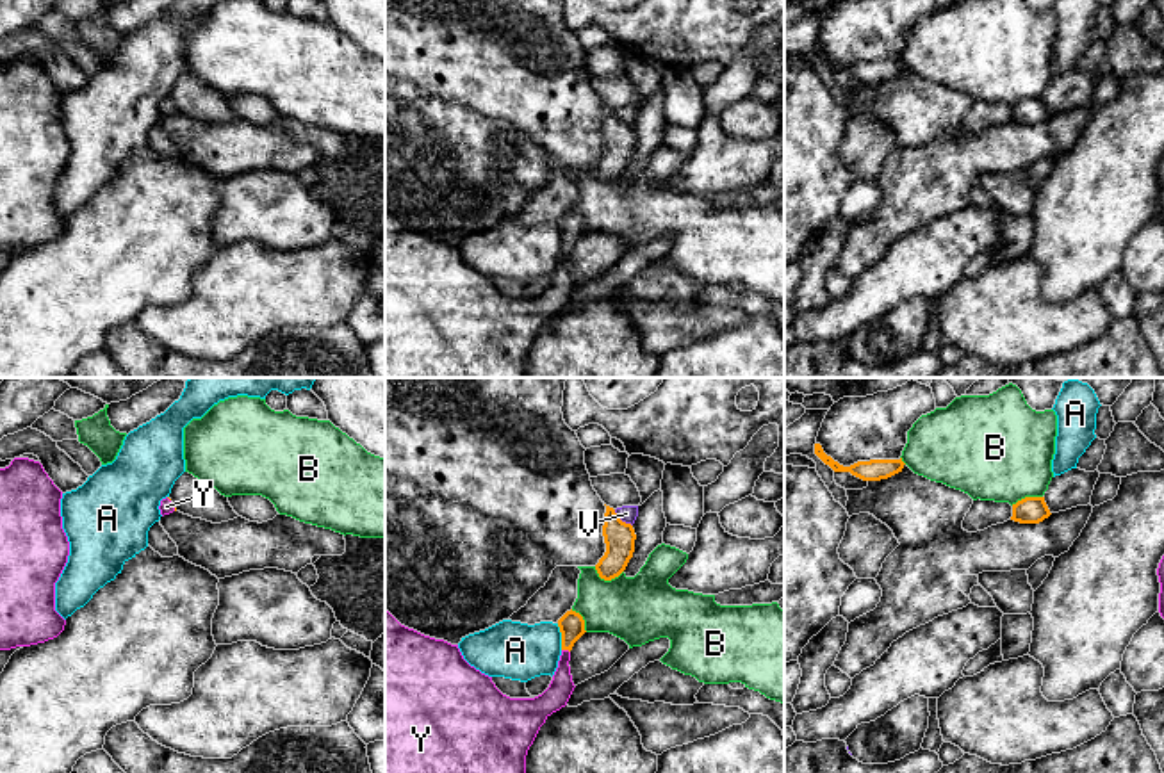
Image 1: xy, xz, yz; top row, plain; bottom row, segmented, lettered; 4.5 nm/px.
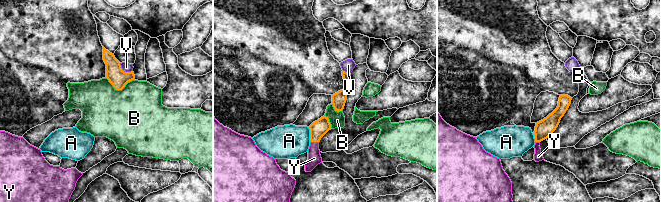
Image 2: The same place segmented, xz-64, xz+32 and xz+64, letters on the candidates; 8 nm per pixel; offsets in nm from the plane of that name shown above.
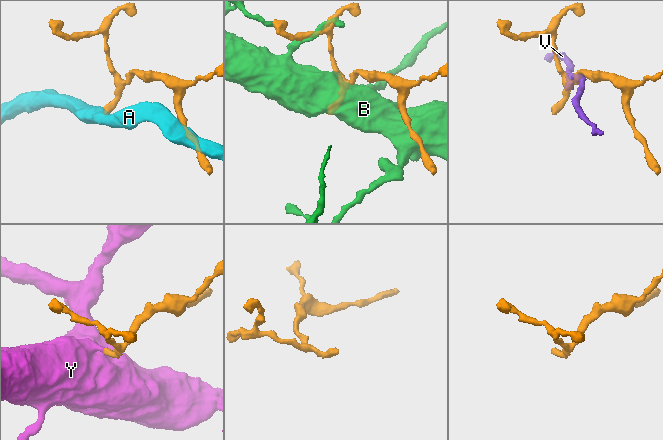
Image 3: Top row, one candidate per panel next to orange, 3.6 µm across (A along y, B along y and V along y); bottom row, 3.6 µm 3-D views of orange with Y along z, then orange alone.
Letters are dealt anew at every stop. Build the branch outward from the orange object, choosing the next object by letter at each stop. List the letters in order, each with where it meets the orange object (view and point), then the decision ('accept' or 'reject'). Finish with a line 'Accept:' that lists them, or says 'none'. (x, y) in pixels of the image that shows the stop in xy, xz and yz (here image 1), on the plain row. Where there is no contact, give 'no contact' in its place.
A: contact xz (562, 237); reject
B: contact xz (606, 180); reject
V: contact xz (621, 122); reject
Y: contact xz (565, 250); accept
Accept: Y

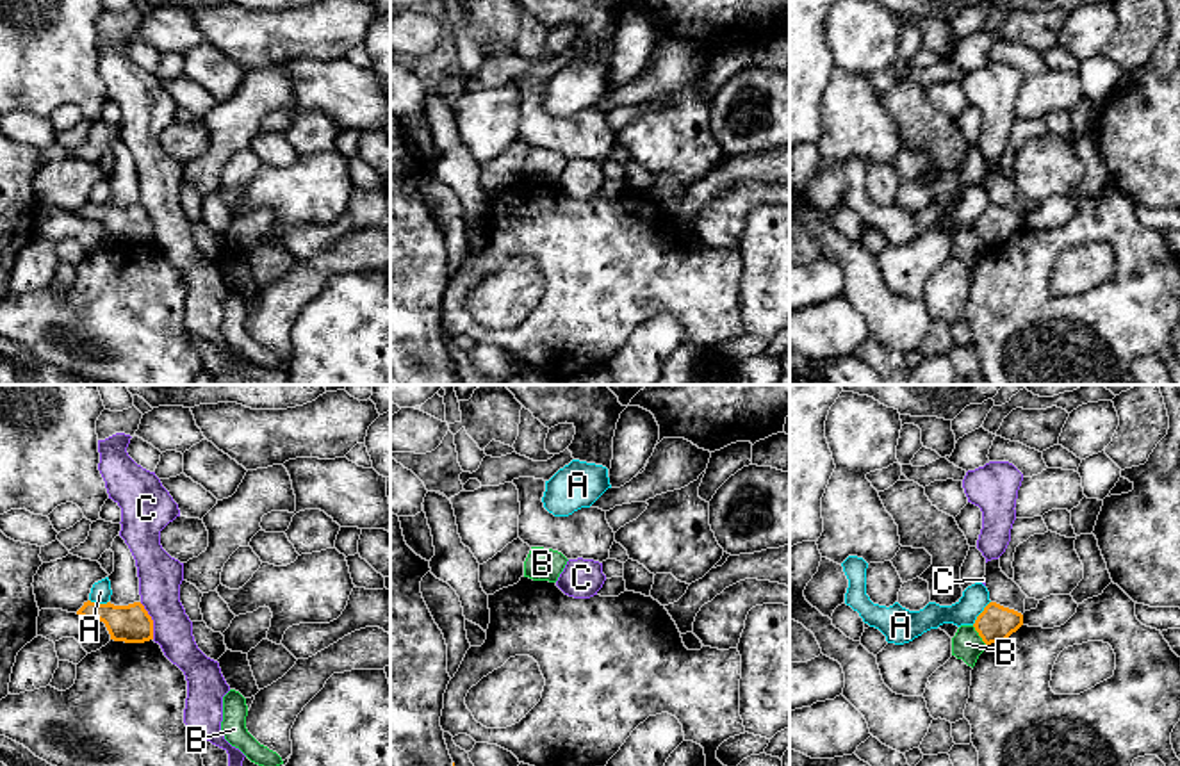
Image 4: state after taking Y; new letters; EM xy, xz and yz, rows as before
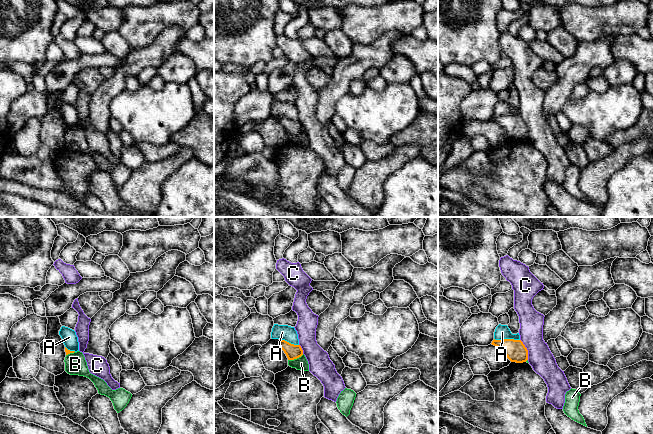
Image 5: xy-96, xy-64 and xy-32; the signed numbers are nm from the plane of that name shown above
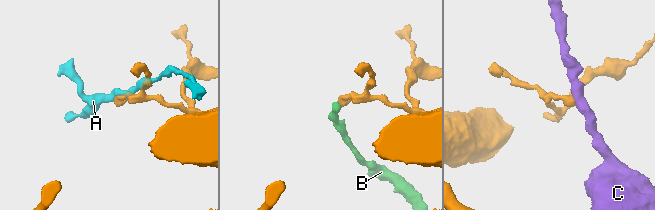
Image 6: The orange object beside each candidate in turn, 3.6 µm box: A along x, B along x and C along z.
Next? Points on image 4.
A: contact yz (981, 214); reject
B: contact yz (979, 236); reject
C: contact xy (152, 221); reject
Accept: none

